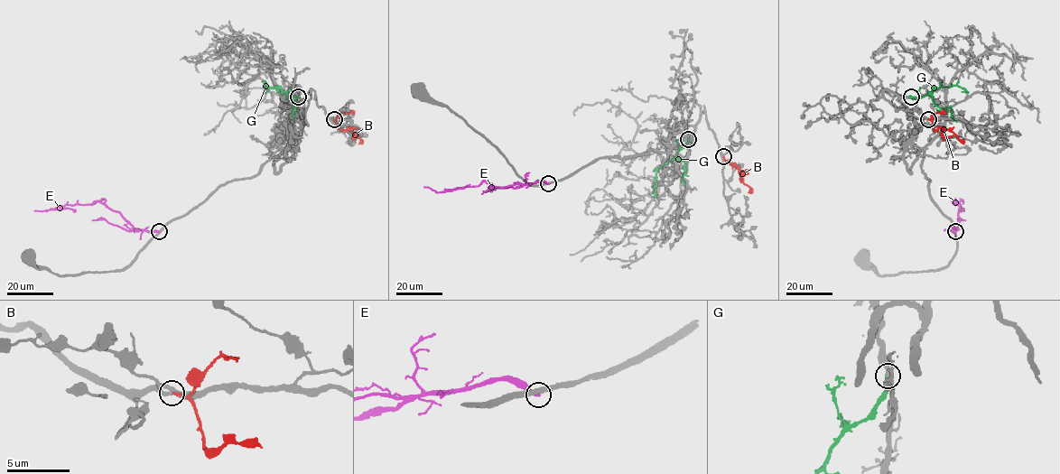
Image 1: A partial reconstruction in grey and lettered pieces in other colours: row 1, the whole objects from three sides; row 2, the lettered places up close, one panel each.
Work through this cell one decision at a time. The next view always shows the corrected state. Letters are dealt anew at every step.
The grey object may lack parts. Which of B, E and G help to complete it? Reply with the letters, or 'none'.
B

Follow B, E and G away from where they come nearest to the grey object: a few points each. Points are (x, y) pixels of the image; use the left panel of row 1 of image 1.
B: (334, 119), (340, 129), (348, 128), (356, 134), (360, 139), (358, 144)
E: (159, 231), (134, 228), (118, 212), (96, 200), (54, 209), (68, 208), (76, 211)
G: (298, 97), (291, 97), (280, 86), (265, 86), (265, 91)

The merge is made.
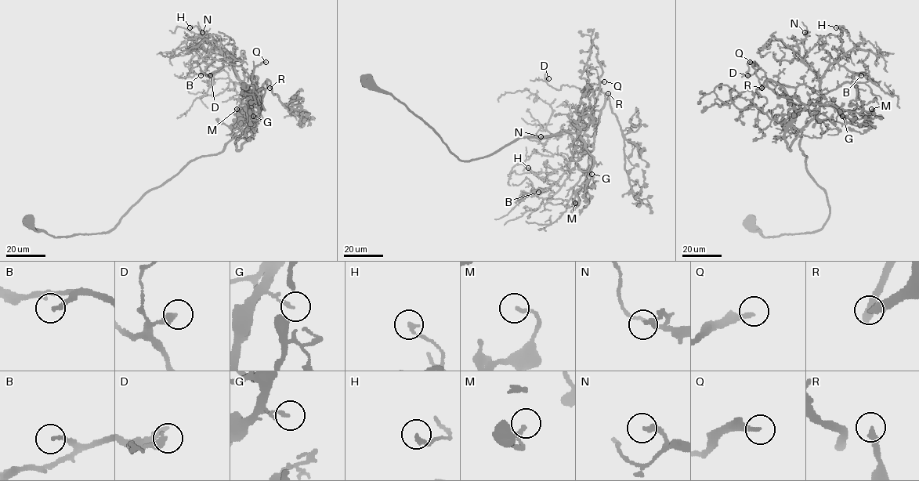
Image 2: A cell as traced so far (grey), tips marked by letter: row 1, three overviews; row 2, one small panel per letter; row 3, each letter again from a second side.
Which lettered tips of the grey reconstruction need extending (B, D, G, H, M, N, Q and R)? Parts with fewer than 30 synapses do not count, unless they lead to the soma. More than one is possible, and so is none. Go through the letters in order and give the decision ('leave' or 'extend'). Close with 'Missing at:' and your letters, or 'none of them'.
B: extend
D: leave
G: leave
H: leave
M: leave
N: leave
Q: extend
R: extend
Missing at: B, Q, R

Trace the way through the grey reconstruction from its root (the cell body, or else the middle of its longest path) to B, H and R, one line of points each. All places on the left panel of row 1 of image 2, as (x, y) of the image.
B: (27, 221), (57, 237), (105, 233), (191, 160), (220, 153), (245, 120), (251, 95), (231, 63), (200, 75)
H: (27, 221), (57, 237), (105, 233), (191, 160), (222, 151), (245, 120), (251, 95), (220, 41), (189, 27)
R: (27, 221), (57, 237), (111, 229), (147, 192), (252, 127), (268, 80), (269, 88)

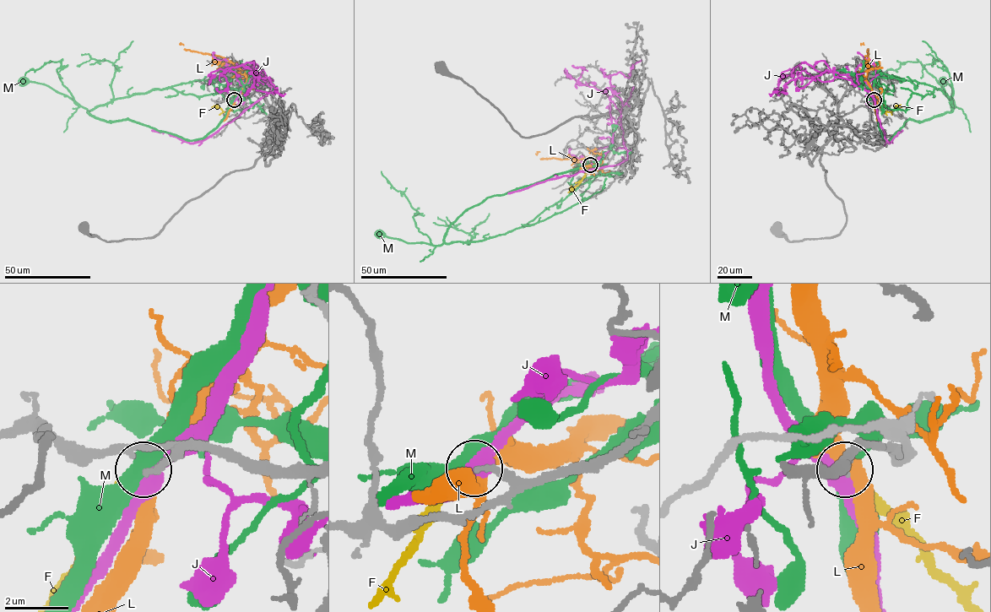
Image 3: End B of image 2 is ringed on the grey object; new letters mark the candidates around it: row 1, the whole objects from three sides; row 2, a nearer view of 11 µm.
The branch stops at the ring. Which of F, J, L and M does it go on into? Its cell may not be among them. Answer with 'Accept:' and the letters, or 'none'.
Accept: F

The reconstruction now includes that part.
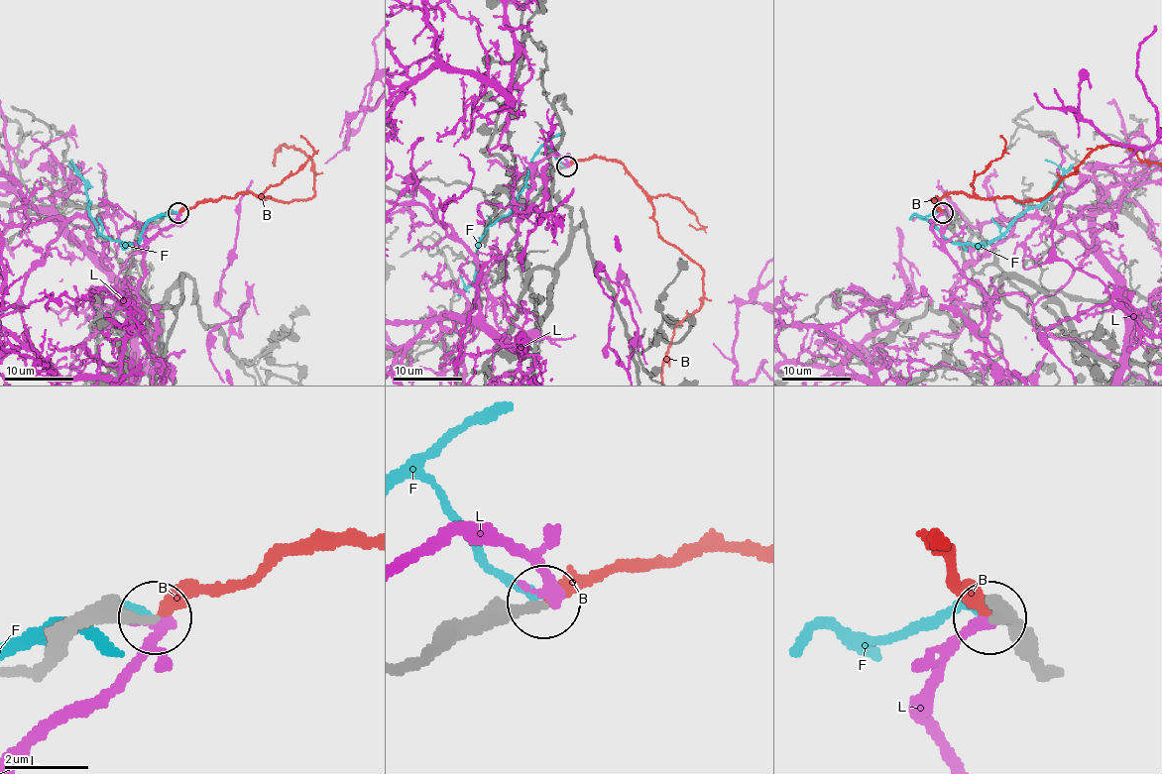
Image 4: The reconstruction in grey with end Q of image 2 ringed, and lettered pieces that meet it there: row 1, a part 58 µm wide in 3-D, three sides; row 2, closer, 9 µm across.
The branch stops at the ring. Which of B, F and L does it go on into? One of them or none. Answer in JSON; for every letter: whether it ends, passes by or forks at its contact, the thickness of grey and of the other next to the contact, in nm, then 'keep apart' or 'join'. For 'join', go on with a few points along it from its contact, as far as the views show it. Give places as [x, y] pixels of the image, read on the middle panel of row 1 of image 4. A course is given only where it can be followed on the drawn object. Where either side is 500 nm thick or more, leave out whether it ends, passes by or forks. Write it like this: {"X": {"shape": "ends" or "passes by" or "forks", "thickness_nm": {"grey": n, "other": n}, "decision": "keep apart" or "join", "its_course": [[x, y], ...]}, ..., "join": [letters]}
{"B": {"shape": "ends", "thickness_nm": {"grey": 240, "other": 340}, "decision": "join", "its_course": [[567, 167], [617, 161], [658, 235], [703, 273], [703, 298], [662, 364]]}, "F": {"shape": "ends", "thickness_nm": {"grey": 320, "other": 220}, "decision": "keep apart"}, "L": {"shape": "ends", "thickness_nm": {"grey": 260, "other": 320}, "decision": "keep apart"}, "join": ["B"]}

